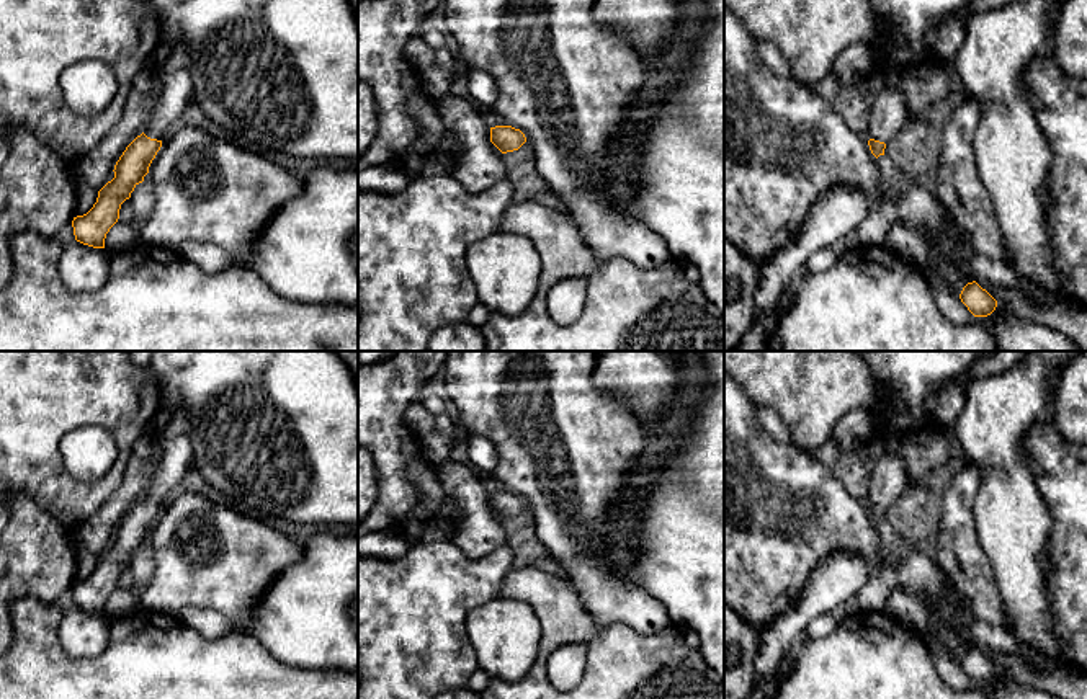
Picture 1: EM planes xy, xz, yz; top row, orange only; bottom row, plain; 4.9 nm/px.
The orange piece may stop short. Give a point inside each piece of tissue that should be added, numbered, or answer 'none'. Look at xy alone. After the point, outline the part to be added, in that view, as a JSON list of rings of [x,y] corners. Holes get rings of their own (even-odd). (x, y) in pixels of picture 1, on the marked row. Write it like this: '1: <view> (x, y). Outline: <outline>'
1: xy (174, 84). Outline: [[[180,41],[172,47],[168,59],[154,75],[157,103],[150,124],[144,134],[163,140],[165,131],[181,116],[193,100],[188,46]]]

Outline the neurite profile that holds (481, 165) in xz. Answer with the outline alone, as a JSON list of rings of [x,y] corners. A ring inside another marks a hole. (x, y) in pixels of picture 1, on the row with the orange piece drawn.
[[[445,93],[436,98],[438,113],[445,126],[458,137],[463,147],[453,176],[469,193],[479,193],[507,180],[502,152],[490,142],[490,127],[477,105]]]

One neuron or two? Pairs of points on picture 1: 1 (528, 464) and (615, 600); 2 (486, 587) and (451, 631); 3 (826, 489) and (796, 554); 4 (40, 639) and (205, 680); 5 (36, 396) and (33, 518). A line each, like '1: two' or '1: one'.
1: one
2: one
3: one
4: one
5: two

